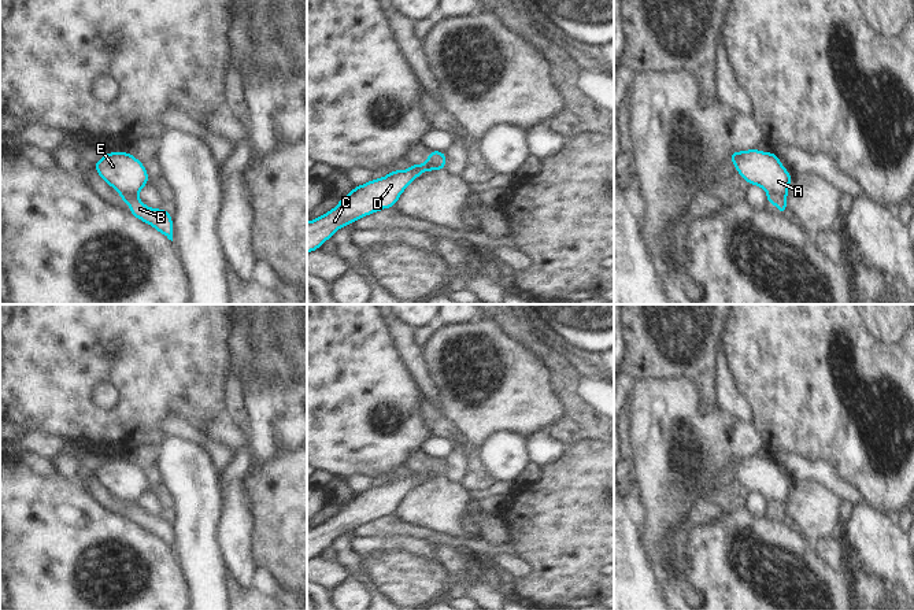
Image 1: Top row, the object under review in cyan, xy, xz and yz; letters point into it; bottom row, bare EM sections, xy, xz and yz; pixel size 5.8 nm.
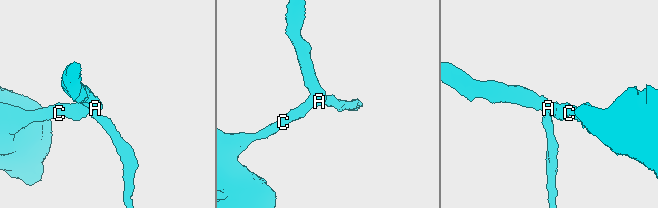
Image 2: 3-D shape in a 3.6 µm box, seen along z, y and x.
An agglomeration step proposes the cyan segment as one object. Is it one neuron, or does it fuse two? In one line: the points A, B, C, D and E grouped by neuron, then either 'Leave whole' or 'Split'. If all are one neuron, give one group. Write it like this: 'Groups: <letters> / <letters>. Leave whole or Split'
Groups: A C D E / B. Split

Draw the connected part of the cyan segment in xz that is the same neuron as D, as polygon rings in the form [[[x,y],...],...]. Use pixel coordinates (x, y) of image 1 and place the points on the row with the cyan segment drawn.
[[[411,164],[406,171],[393,170],[386,177],[355,186],[338,206],[325,215],[307,222],[307,254],[318,249],[330,236],[360,217],[393,207],[402,192],[429,166]]]

